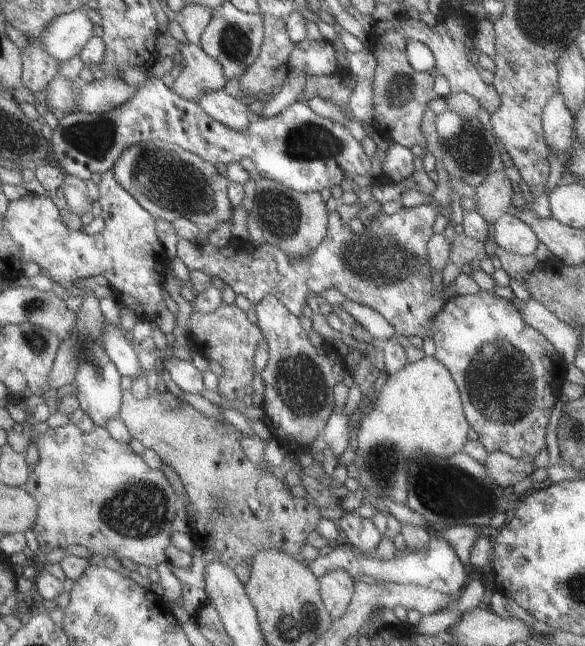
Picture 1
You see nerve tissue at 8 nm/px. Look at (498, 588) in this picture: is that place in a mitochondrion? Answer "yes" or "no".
no

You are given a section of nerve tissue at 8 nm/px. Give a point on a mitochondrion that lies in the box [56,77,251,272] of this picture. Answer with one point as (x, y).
(180, 187)

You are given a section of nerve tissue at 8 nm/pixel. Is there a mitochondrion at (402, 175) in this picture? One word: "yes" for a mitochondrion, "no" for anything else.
no

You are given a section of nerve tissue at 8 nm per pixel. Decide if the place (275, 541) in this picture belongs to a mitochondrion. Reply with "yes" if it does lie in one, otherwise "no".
no

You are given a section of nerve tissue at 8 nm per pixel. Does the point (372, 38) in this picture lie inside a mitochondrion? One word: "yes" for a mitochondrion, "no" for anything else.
no

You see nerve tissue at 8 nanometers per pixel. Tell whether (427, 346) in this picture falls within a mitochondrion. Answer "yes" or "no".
no

